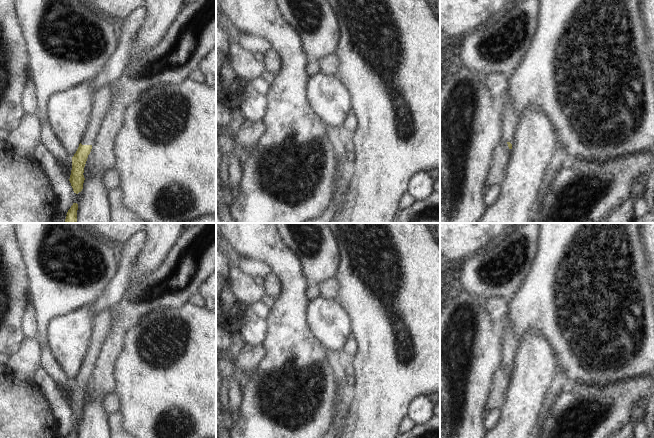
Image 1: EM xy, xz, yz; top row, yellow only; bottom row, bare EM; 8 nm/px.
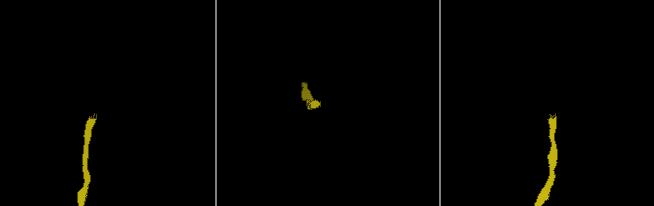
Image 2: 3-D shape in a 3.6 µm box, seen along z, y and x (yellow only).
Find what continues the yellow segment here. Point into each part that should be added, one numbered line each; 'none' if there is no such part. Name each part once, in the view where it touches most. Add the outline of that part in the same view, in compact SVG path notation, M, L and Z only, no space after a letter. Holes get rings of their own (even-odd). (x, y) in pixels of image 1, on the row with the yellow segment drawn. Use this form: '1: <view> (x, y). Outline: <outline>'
1: xy (102, 98). Outline: M111 84L101 87L93 94L93 107L89 117L89 123L85 130L82 145L93 145L97 136L101 122L111 104Z

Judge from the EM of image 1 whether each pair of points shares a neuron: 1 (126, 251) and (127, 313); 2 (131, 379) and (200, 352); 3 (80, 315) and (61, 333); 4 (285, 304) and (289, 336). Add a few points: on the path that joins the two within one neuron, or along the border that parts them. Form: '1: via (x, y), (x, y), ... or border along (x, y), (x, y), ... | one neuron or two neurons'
1: border along (127, 288), (115, 304) | two neurons
2: via (148, 379), (173, 379), (183, 369) | one neuron
3: via (75, 320), (66, 329) | one neuron
4: via (287, 312), (287, 328) | one neuron

